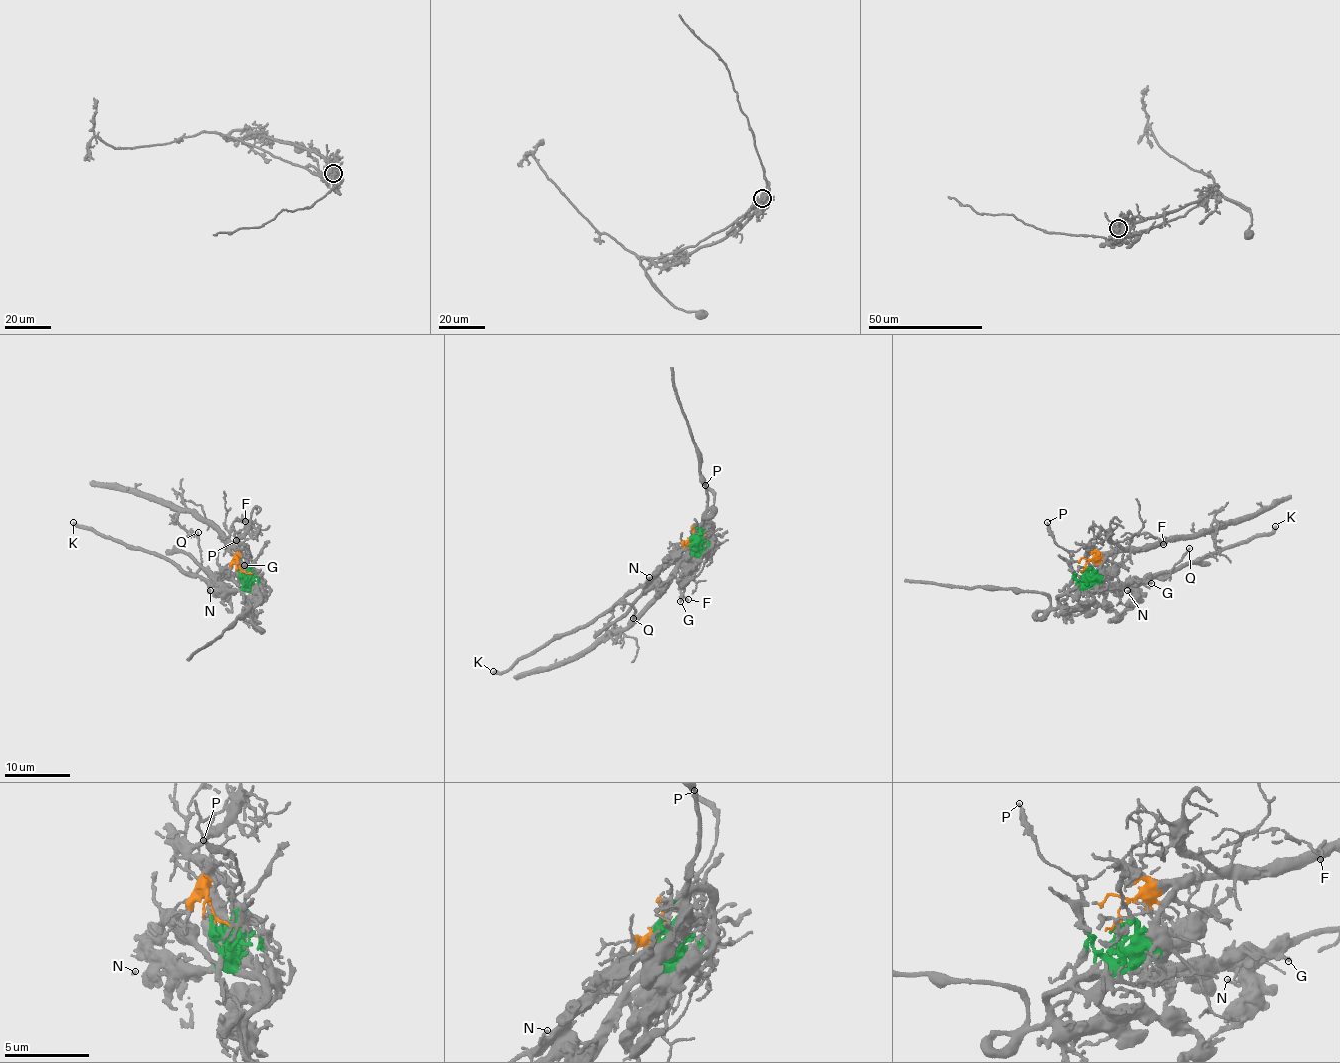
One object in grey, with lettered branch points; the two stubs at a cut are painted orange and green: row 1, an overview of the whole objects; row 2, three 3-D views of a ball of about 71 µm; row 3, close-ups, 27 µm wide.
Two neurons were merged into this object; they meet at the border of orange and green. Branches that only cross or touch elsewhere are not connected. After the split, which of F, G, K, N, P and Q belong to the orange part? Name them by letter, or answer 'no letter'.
F

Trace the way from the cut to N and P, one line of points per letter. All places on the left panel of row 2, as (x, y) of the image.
N: (243, 571), (247, 583), (242, 587), (232, 589), (218, 582), (208, 588), (210, 590)
P: (243, 571), (248, 583), (247, 560), (250, 552), (235, 541)

